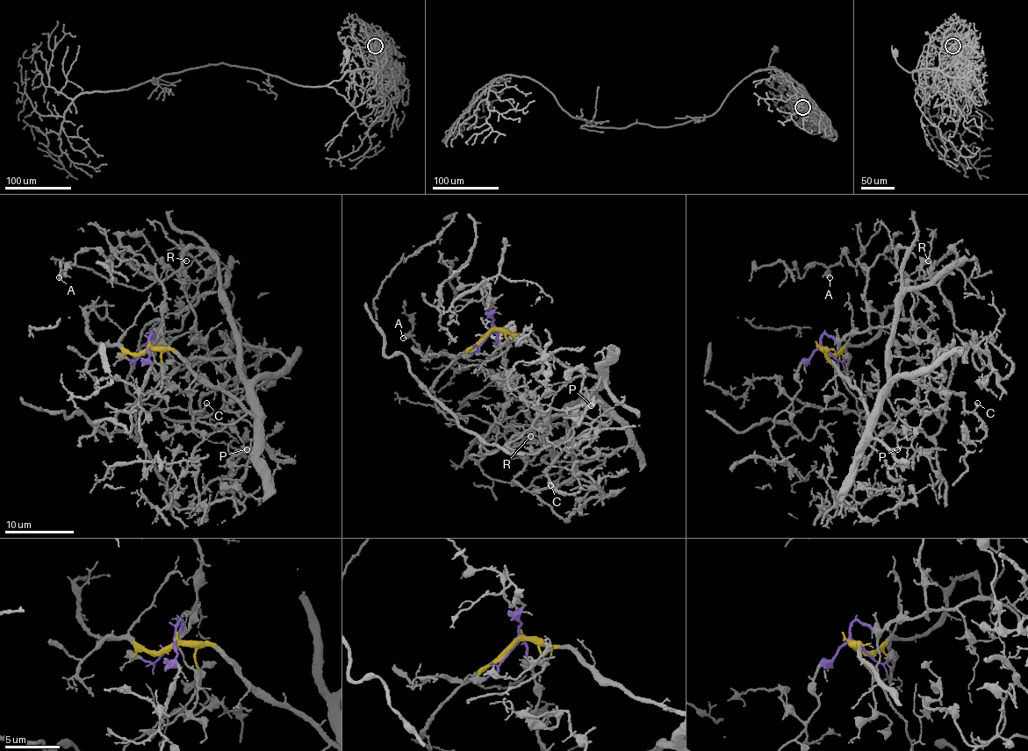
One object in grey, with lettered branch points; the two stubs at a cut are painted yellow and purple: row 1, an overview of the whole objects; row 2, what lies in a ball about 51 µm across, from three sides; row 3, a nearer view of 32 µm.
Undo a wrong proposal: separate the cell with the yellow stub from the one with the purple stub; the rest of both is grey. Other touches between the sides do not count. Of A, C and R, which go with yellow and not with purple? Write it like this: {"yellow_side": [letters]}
{"yellow_side": ["C"]}

